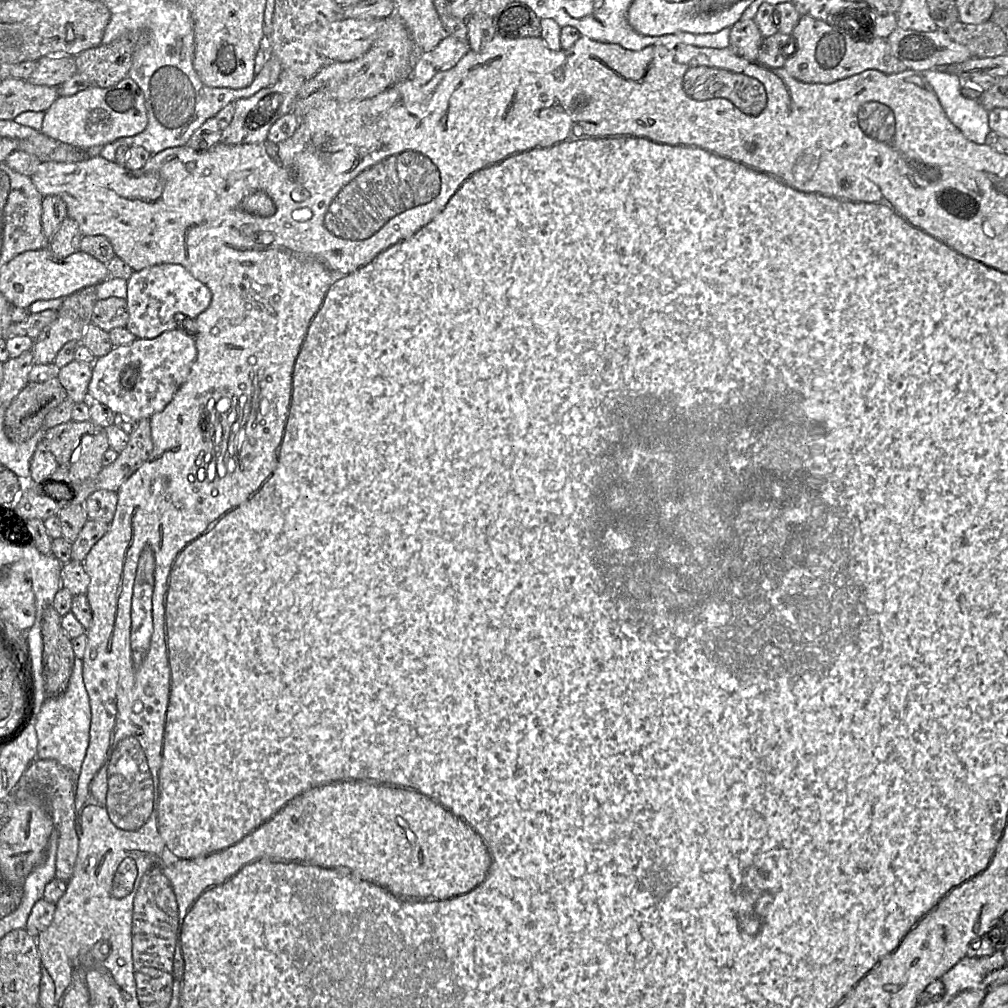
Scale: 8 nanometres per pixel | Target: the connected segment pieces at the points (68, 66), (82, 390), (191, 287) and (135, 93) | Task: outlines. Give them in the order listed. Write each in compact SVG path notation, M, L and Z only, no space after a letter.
M45 56L36 61L28 82L37 86L59 87L77 73L74 56Z
M71 361L57 370L57 379L73 403L88 401L88 386L92 377L92 364Z
M159 264L133 272L128 279L127 304L129 319L126 328L138 339L153 339L177 329L178 318L196 317L211 303L209 288L193 277L182 265Z
M129 77L107 88L91 86L72 96L58 97L44 112L40 132L81 150L104 146L119 138L141 133L148 122L144 95Z

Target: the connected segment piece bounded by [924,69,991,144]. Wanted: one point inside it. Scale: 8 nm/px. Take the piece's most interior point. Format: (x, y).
(967, 114)

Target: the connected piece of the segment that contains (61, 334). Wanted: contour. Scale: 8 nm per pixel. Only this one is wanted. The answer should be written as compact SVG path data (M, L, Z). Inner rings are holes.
M95 286L86 287L64 298L56 319L34 340L34 364L52 364L67 342L82 343L84 332L92 323L97 301Z

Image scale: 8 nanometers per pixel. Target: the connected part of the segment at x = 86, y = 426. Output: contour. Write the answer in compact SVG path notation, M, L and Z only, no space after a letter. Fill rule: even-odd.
M71 420L47 429L43 441L54 456L58 467L68 468L75 459L82 438L98 429L91 420Z

